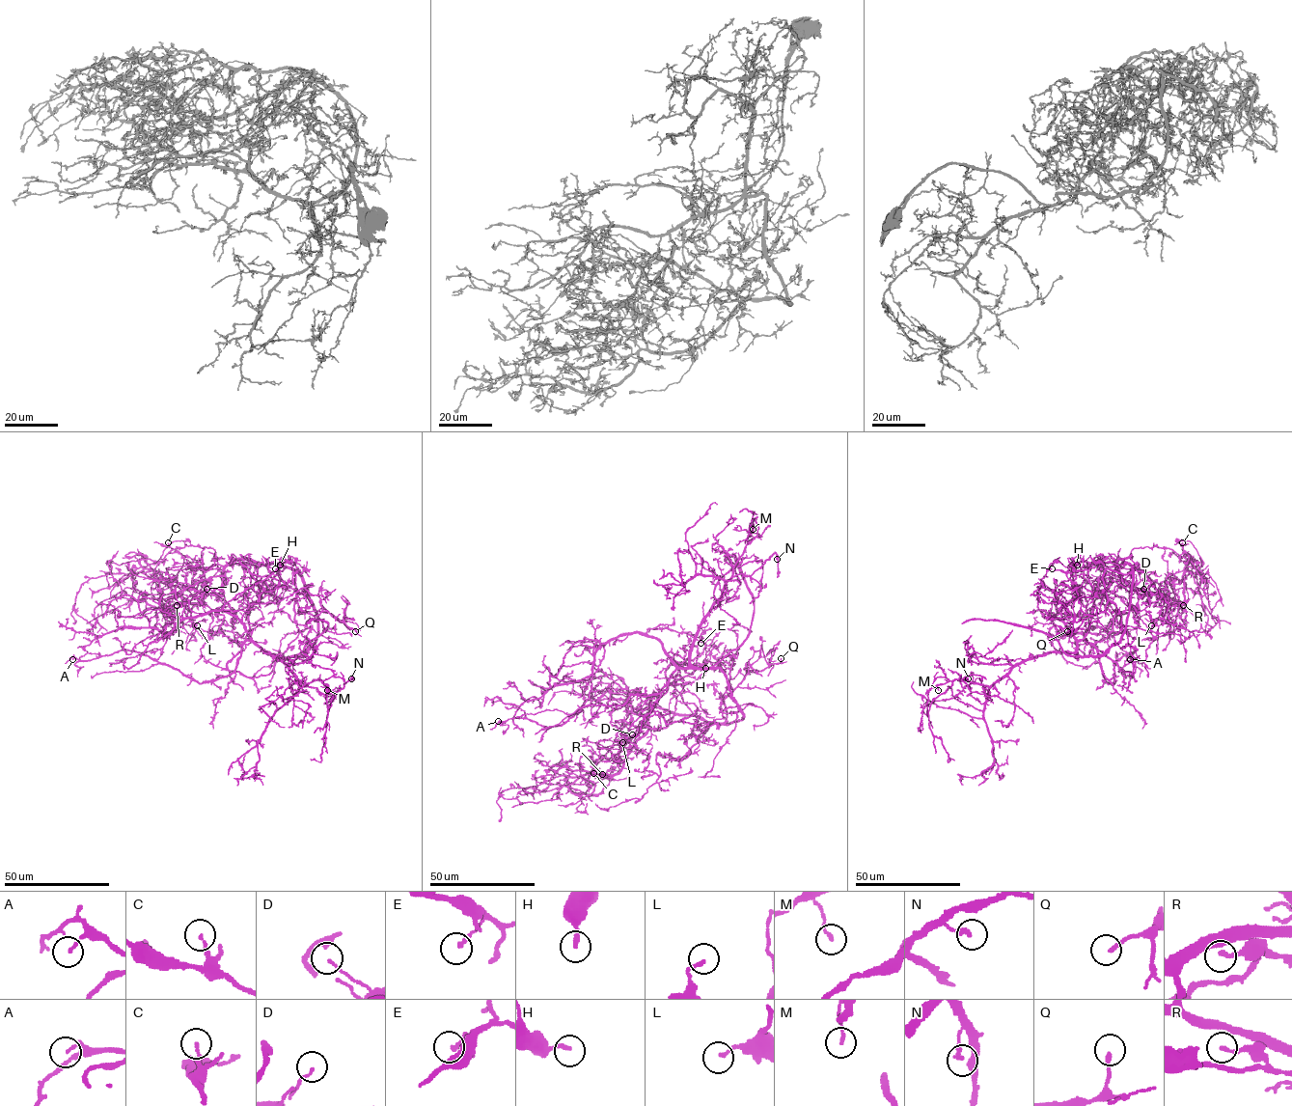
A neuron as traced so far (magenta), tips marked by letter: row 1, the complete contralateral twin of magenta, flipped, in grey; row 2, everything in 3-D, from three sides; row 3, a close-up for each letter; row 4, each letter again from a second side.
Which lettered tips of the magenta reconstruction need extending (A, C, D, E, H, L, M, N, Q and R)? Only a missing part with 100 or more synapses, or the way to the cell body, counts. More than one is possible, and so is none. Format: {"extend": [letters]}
{"extend": []}

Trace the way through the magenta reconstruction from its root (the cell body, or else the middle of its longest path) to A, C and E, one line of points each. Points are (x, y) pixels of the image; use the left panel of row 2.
A: (313, 607), (317, 634), (303, 655), (271, 656), (247, 640), (232, 673), (202, 683), (131, 649), (72, 659)
C: (313, 607), (294, 570), (247, 560), (188, 602), (143, 572), (176, 578), (168, 542)
E: (313, 607), (305, 582), (294, 570), (275, 564), (257, 566), (239, 562), (269, 594), (261, 581), (275, 568)

